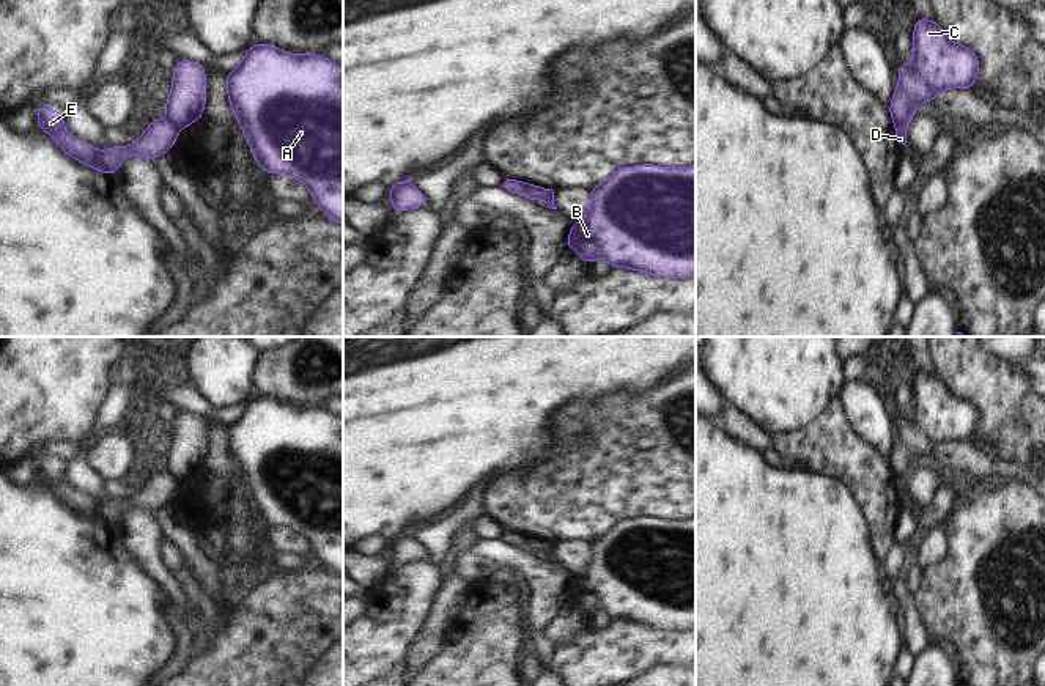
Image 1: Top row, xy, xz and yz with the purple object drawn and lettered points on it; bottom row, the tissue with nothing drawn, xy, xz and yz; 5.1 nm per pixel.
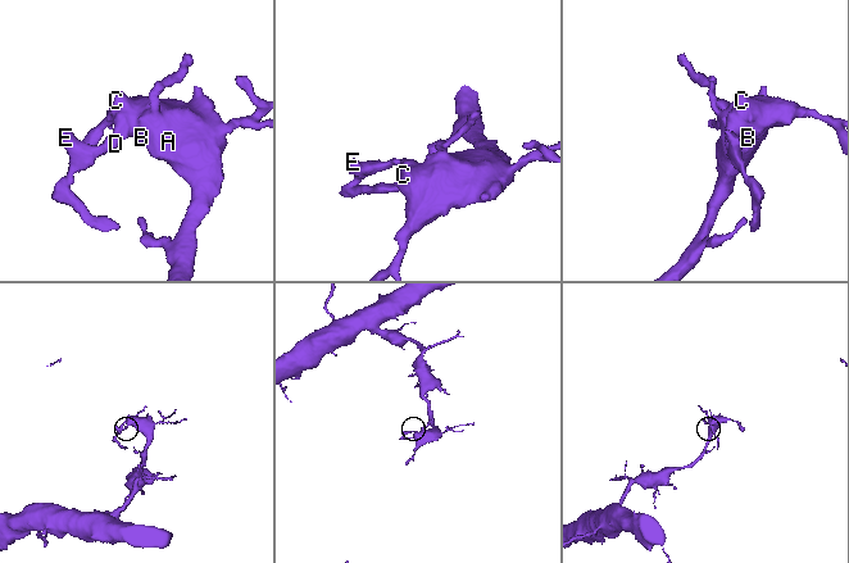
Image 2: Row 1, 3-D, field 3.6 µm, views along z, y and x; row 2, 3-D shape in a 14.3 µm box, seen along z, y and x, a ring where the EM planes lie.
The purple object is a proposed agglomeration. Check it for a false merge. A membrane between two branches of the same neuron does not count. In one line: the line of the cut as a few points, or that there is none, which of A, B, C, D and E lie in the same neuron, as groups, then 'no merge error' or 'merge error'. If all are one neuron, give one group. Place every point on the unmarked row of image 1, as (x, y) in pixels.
xy (167, 471), (178, 482) | A B C / D E | merge error

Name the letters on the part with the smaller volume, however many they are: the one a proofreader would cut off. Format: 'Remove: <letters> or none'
Remove: D, E

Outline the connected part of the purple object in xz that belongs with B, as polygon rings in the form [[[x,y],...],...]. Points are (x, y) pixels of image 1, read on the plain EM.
[[[696,518],[620,519],[604,535],[590,541],[590,560],[582,574],[571,574],[567,599],[576,603],[589,618],[596,609],[604,610],[611,620],[628,620],[663,631],[683,631],[696,628]]]

